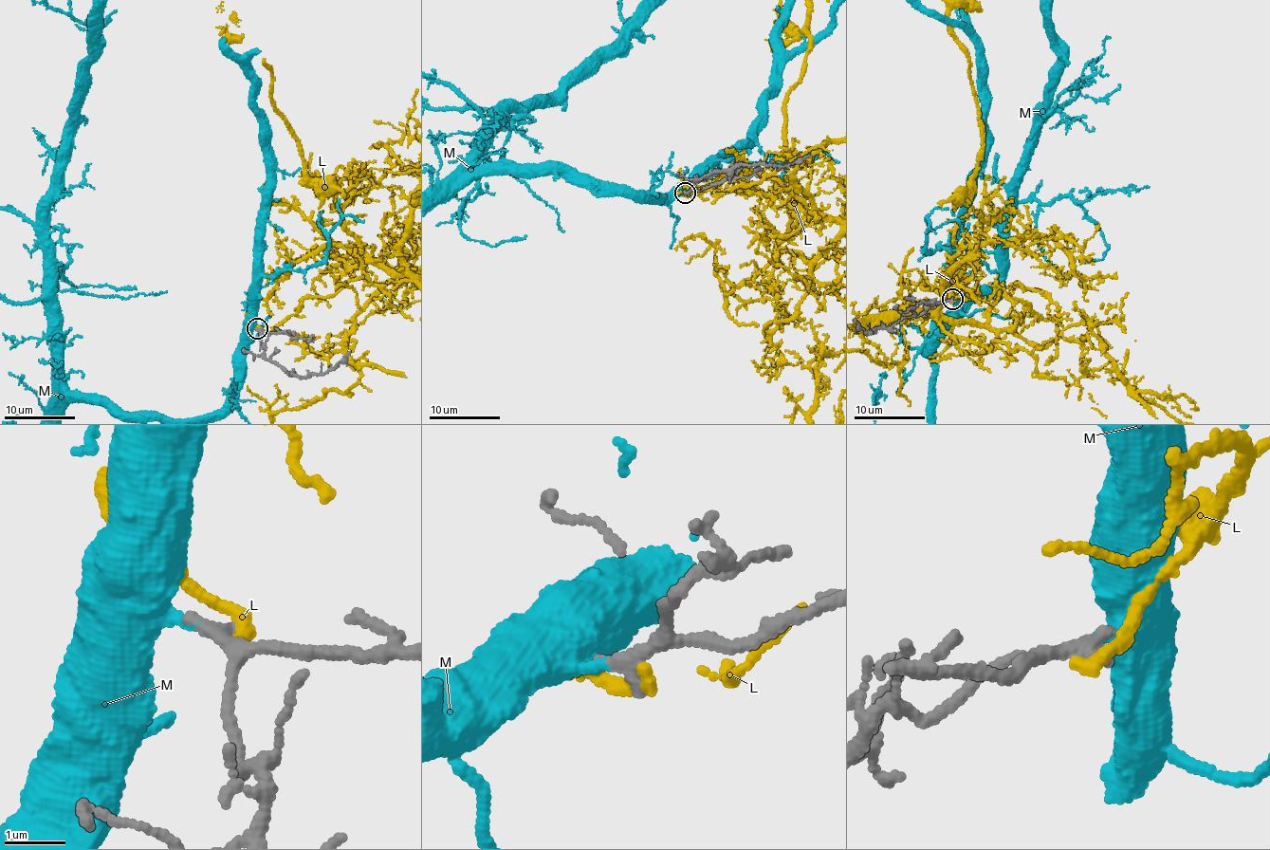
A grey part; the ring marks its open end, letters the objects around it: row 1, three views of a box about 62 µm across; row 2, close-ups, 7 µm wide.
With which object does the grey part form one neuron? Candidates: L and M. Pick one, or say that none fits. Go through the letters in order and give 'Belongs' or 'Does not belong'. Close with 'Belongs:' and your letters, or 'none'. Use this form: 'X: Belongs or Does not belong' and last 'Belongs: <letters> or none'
L: Does not belong
M: Belongs
Belongs: M

